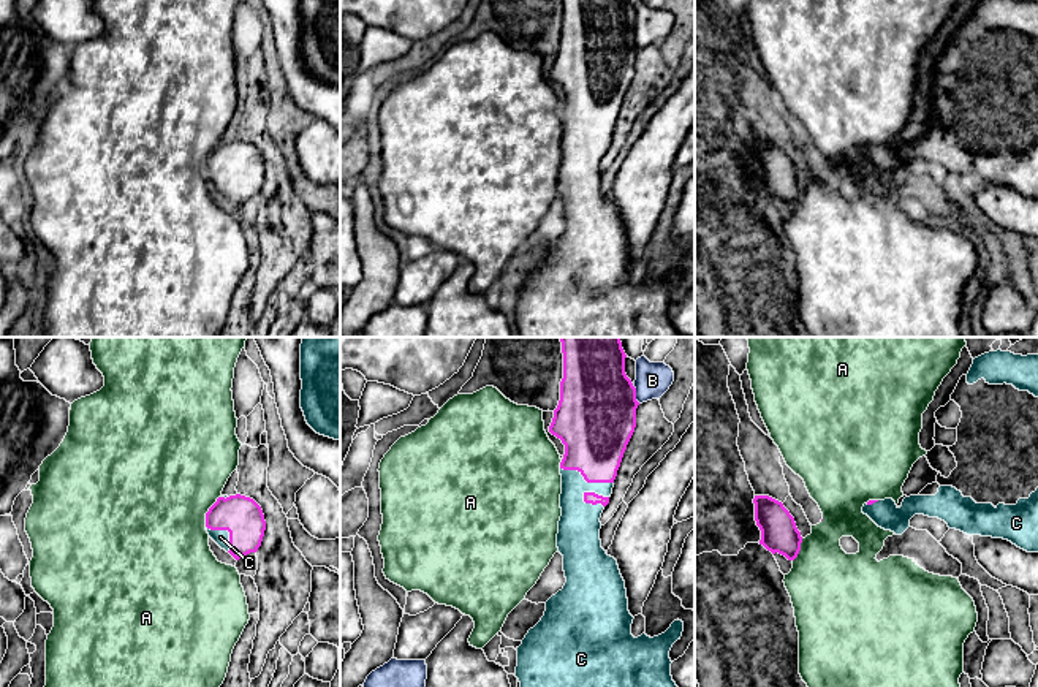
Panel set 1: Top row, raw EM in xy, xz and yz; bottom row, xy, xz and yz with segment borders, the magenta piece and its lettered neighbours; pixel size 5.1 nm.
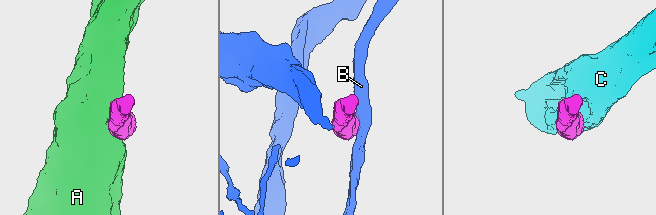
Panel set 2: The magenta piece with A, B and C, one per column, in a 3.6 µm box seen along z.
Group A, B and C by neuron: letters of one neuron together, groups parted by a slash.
A / B / C

